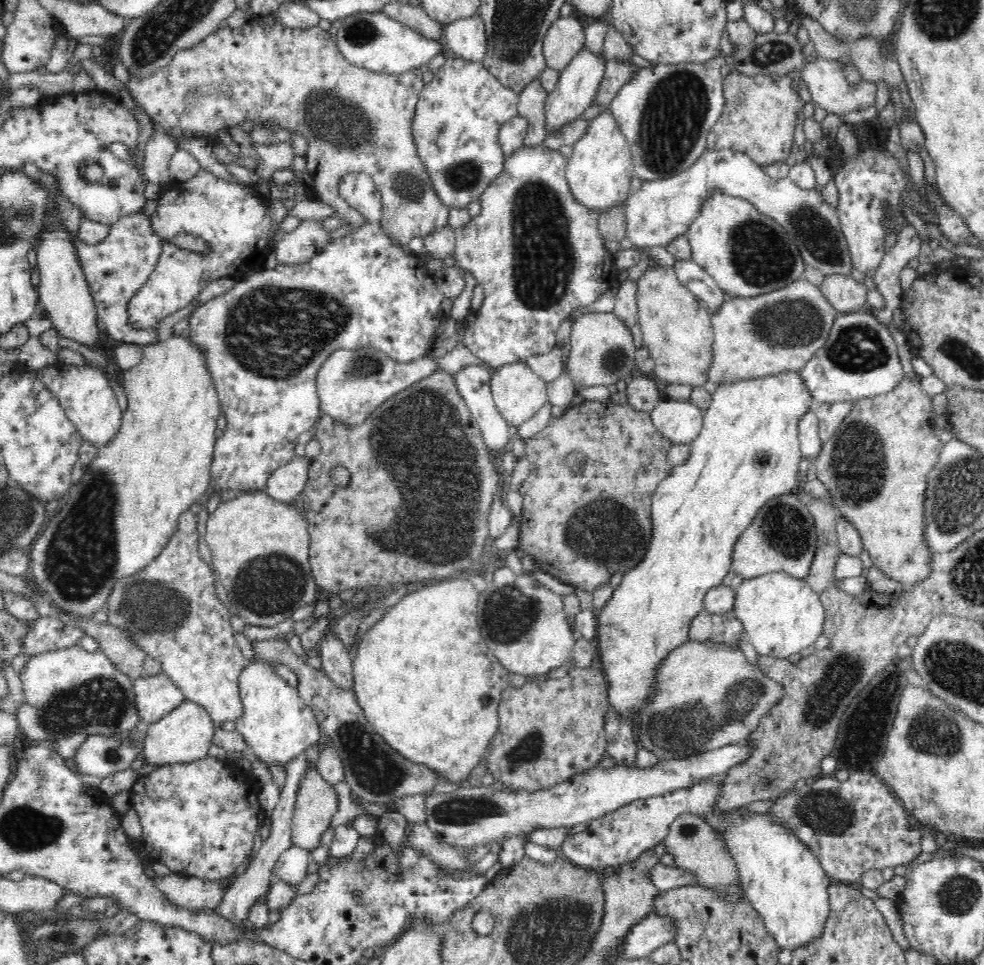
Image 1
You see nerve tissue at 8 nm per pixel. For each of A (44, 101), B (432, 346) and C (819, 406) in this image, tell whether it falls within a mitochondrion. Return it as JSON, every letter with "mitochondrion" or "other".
{"A":"other","B":"other","C":"other"}

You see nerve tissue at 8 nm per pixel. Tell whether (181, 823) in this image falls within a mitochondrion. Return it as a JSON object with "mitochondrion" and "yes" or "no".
{"mitochondrion":"no"}

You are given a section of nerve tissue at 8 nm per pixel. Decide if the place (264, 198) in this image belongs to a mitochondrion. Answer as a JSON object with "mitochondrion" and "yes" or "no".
{"mitochondrion":"no"}

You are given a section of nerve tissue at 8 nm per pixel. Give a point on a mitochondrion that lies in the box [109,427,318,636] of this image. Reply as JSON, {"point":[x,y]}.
{"point":[266,586]}

